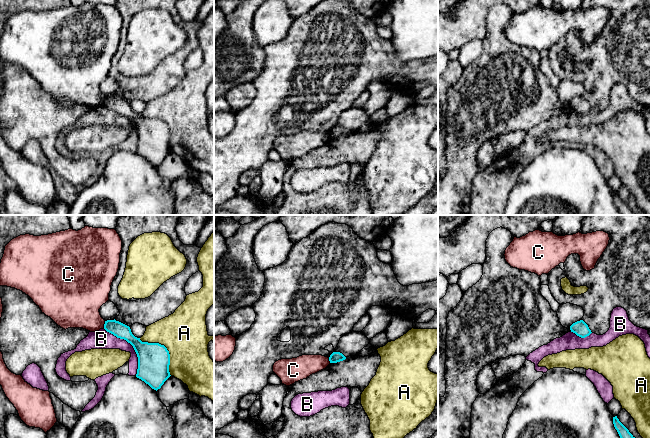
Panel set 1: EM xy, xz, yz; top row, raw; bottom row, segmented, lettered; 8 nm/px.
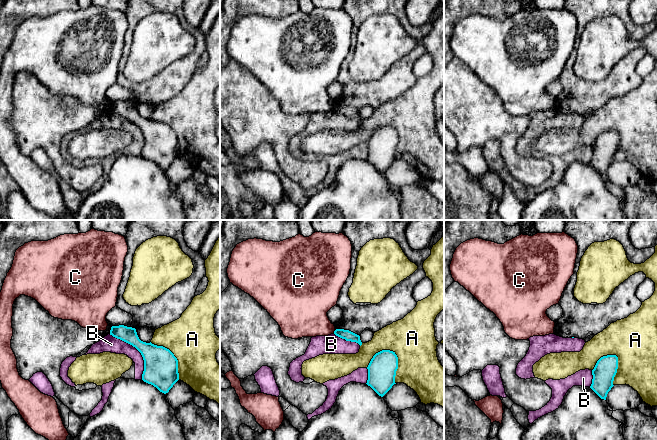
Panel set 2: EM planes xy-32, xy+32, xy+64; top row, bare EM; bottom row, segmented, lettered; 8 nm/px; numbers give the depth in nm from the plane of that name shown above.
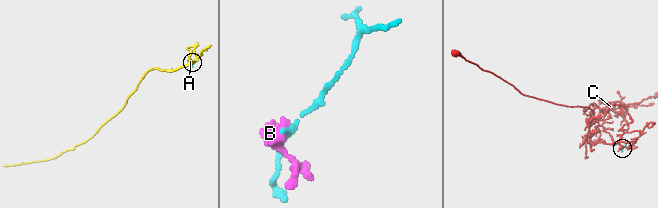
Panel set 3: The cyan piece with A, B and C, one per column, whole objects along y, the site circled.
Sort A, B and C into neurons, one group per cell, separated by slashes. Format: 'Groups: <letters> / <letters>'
Groups: A / B / C

